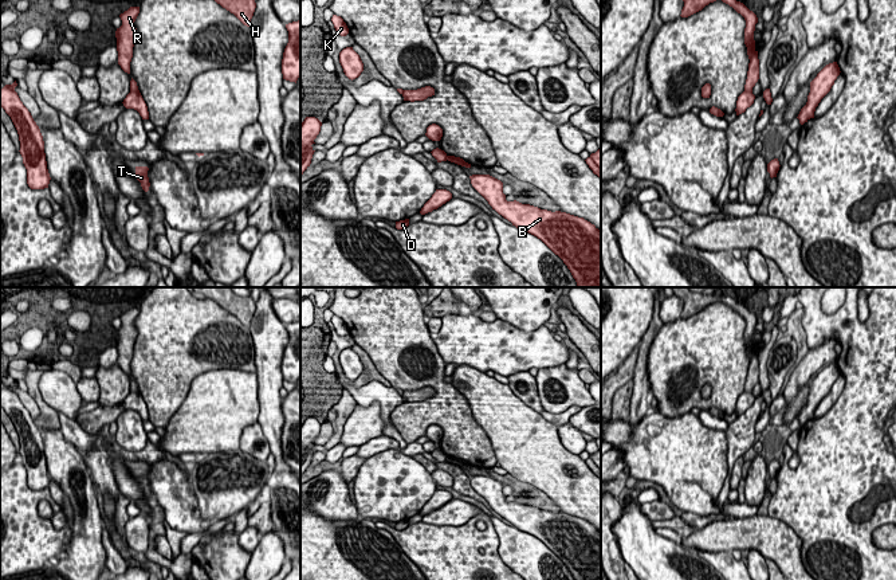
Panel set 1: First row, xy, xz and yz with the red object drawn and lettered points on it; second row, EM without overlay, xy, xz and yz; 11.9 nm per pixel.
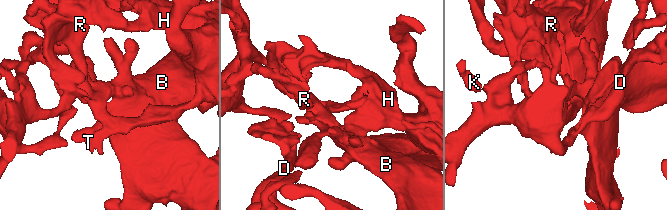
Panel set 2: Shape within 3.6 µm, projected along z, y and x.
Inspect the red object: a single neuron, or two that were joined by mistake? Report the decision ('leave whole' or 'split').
split

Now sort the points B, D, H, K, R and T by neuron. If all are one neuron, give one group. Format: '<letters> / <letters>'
B D K / H R T

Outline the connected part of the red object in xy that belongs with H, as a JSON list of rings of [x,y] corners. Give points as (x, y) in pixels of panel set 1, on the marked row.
[[[215,0],[223,8],[233,13],[244,26],[249,27],[256,3],[255,0]]]

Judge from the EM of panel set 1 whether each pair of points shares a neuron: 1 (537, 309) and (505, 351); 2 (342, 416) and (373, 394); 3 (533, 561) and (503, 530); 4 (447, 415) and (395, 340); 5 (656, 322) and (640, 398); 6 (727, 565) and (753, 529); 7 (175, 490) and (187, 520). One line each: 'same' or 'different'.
1: different
2: different
3: same
4: same
5: same
6: different
7: same

